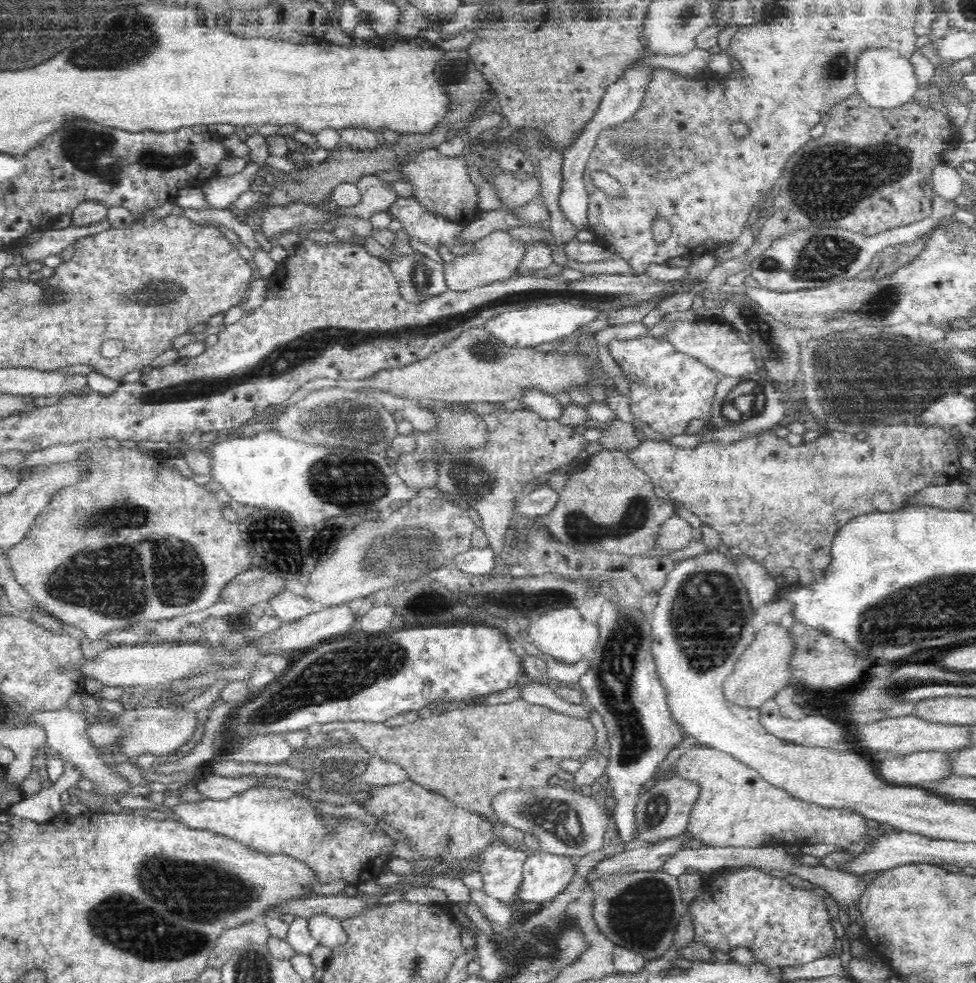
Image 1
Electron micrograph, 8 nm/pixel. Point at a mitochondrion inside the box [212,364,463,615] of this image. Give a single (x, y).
(395, 553)

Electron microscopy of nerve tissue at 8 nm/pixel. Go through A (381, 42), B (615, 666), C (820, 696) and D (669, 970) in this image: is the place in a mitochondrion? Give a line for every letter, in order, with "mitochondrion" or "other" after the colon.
A: other
B: mitochondrion
C: other
D: mitochondrion

